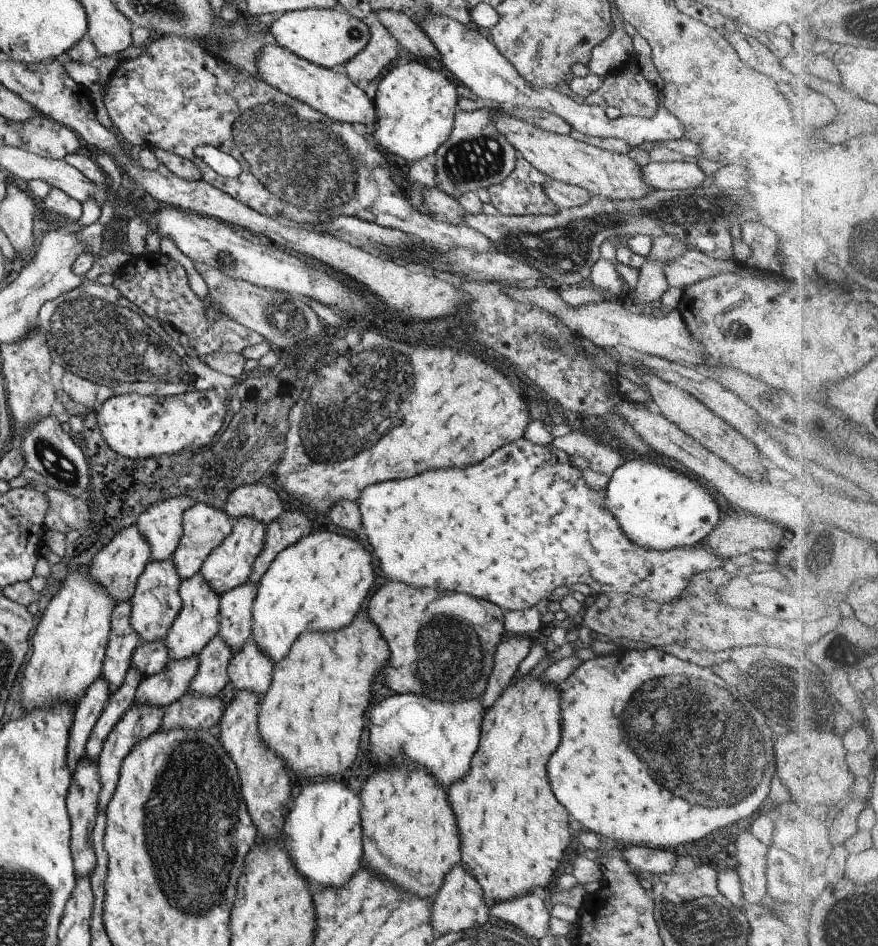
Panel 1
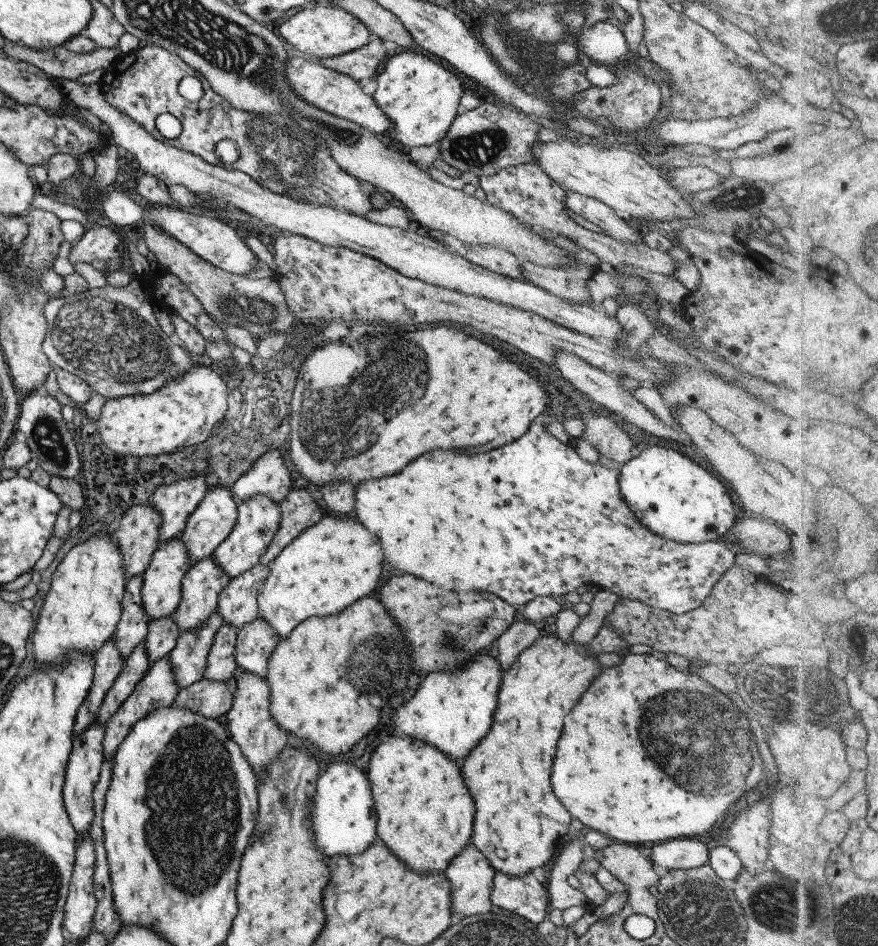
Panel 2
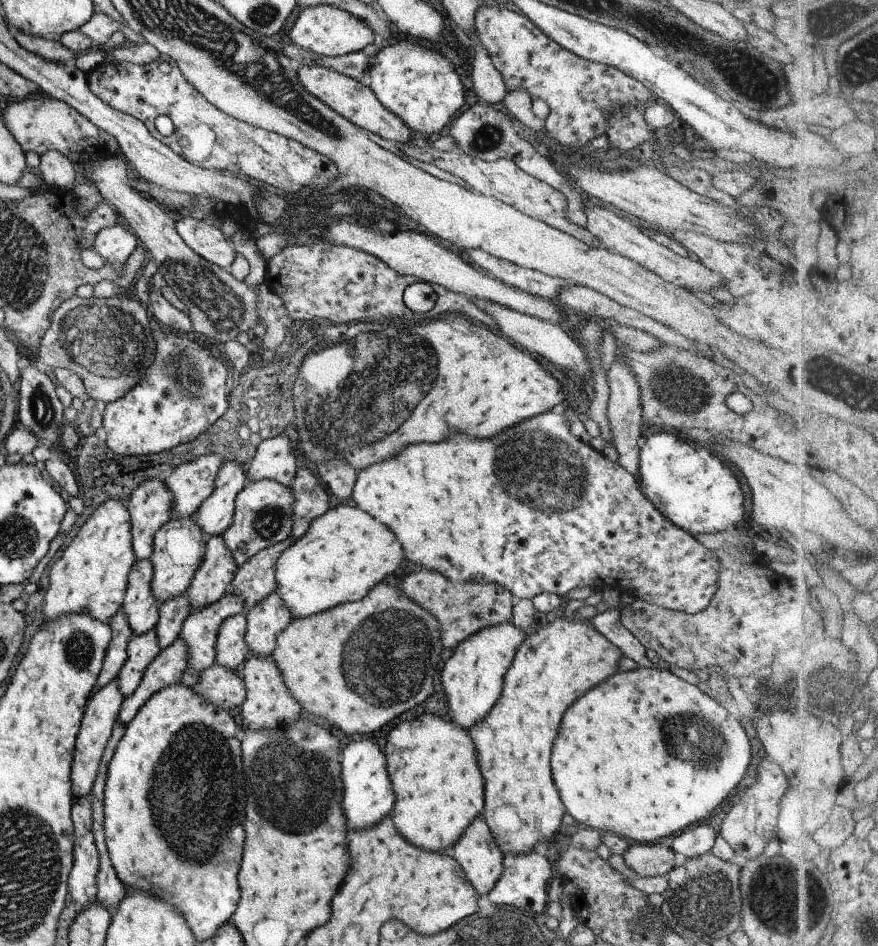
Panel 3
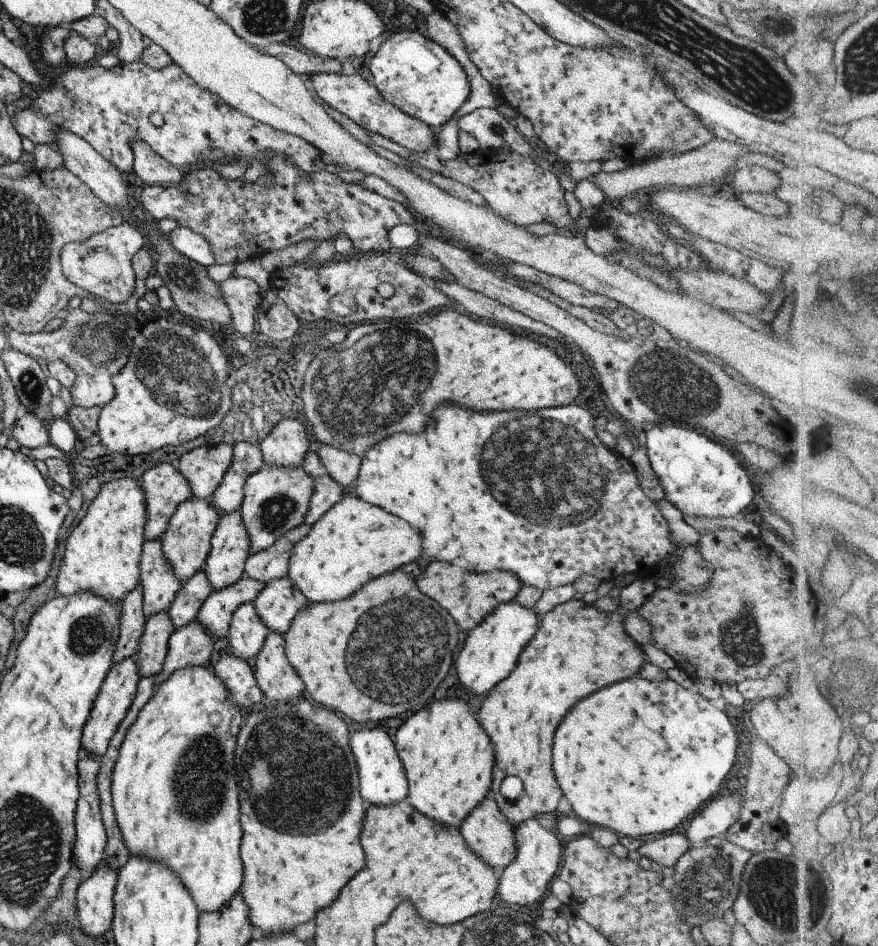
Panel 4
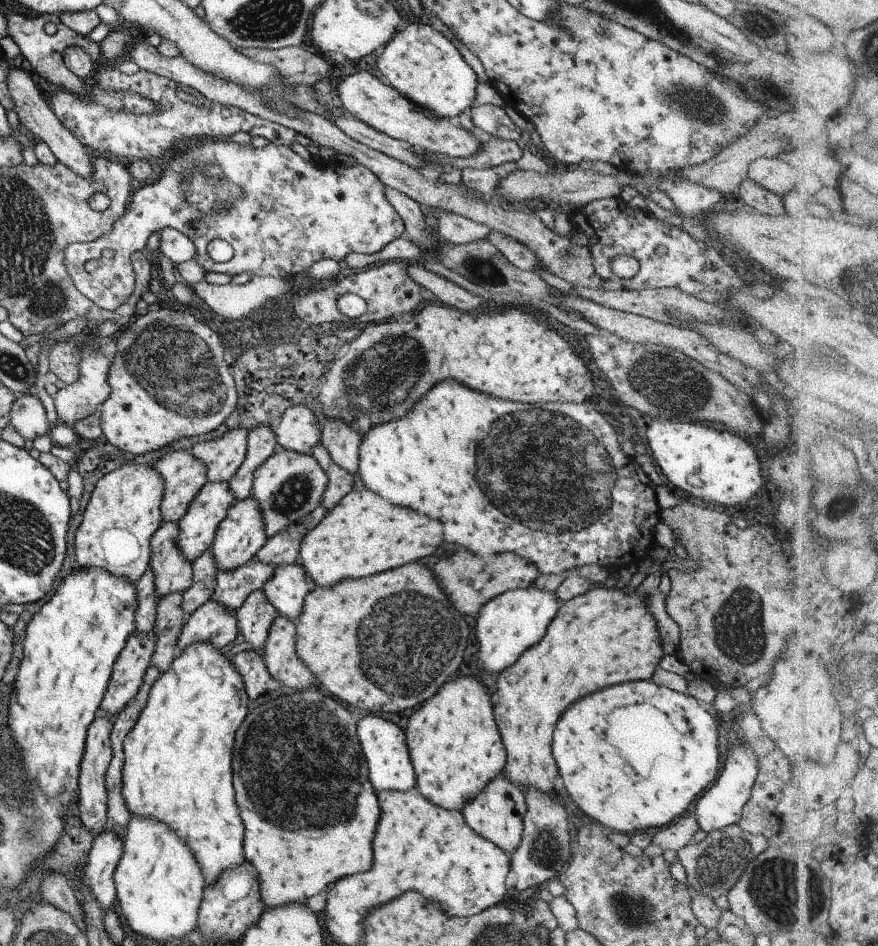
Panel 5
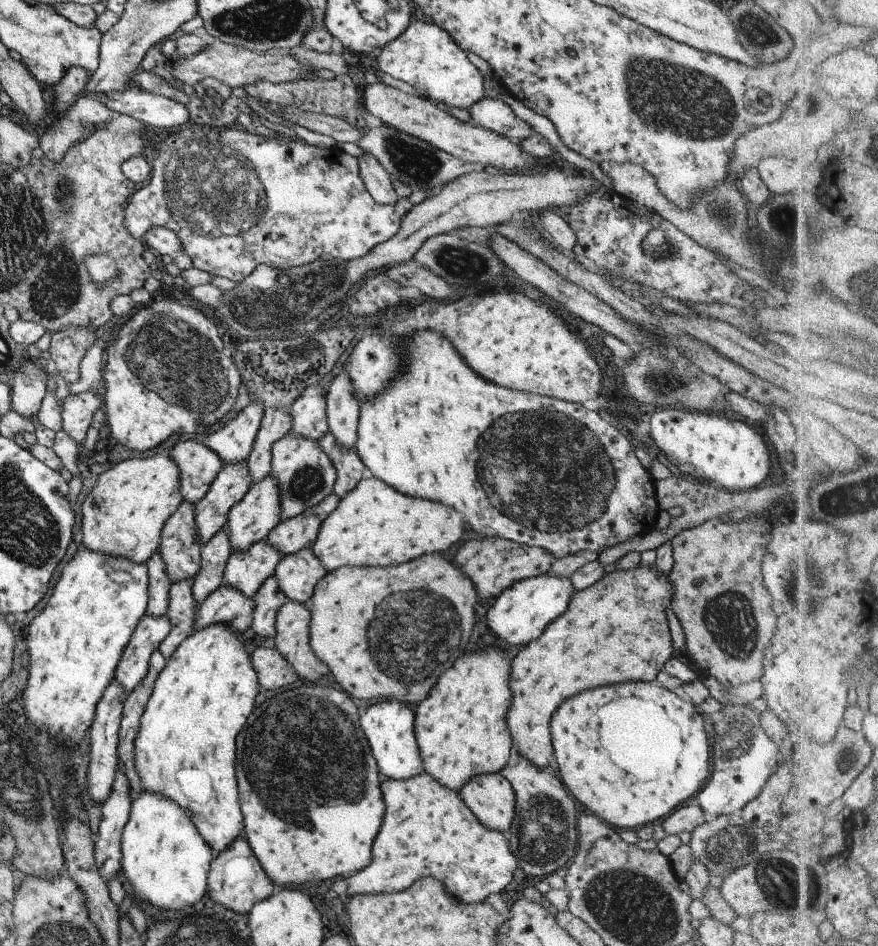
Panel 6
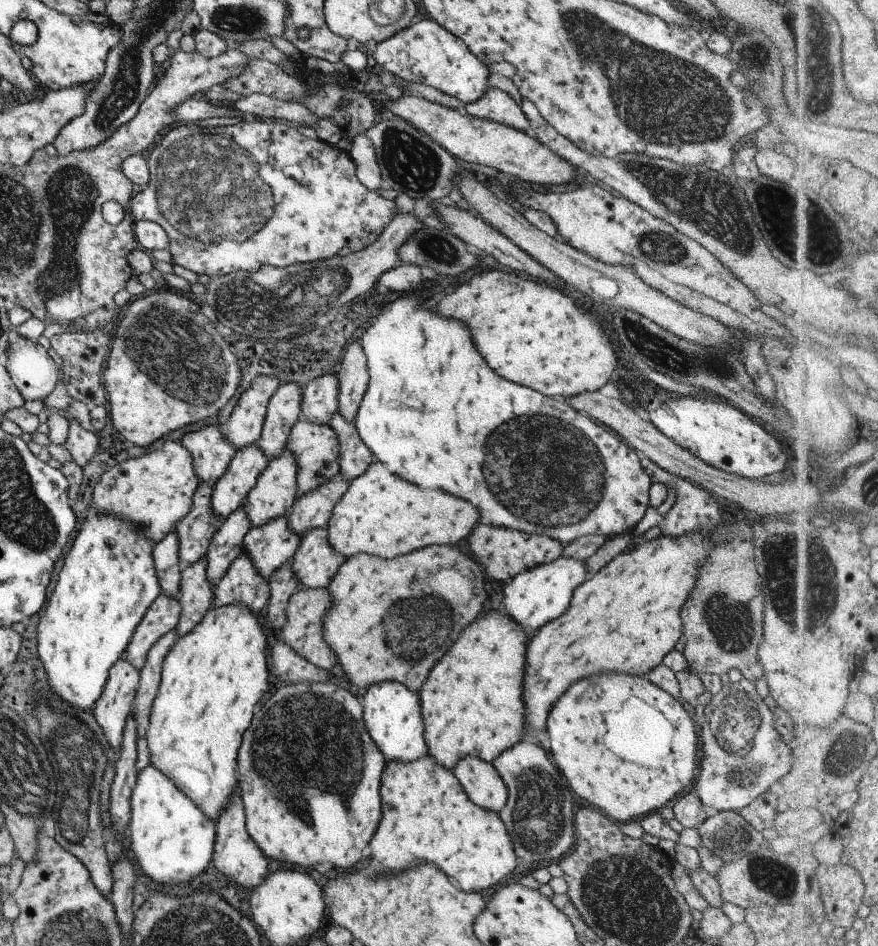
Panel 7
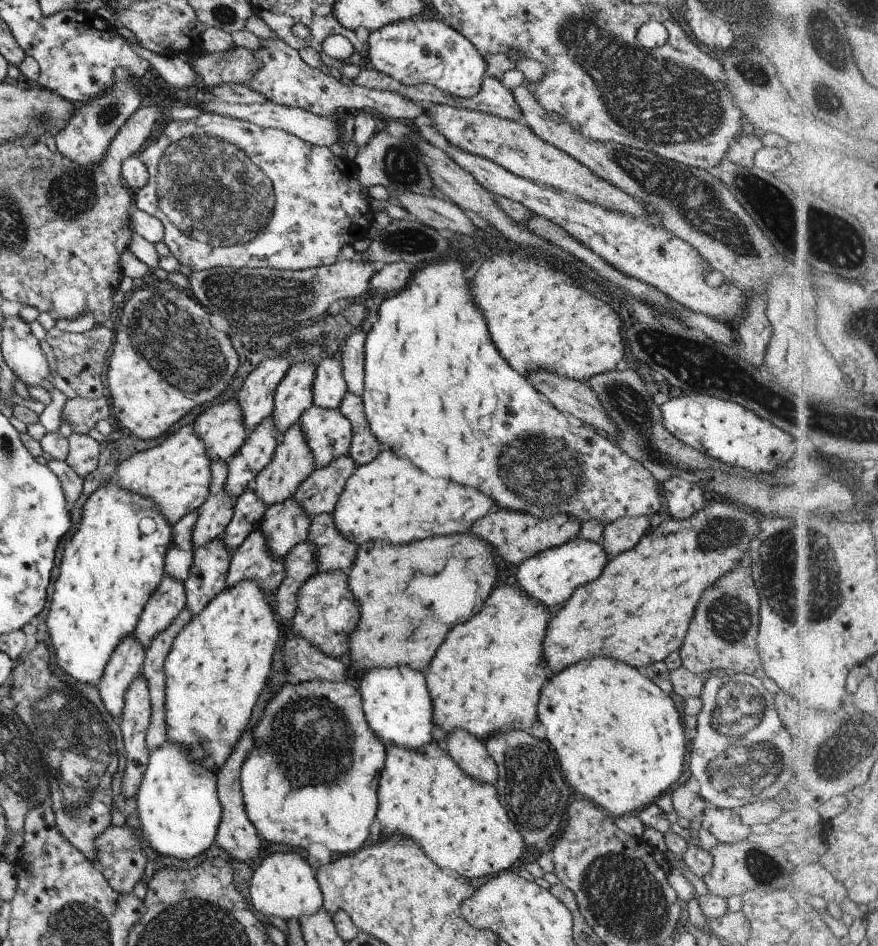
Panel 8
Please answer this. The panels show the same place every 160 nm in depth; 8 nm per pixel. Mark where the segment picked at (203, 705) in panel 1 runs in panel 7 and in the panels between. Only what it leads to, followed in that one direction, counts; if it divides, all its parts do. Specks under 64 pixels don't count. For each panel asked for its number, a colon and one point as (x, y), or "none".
2: (211, 699)
3: (220, 686)
4: (237, 674)
5: (257, 681)
6: (272, 671)
7: (284, 662)

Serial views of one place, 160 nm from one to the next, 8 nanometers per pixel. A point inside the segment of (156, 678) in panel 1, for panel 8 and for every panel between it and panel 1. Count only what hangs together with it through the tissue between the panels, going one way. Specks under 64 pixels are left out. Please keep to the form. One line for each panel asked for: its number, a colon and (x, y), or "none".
2: (187, 658)
3: (198, 631)
4: (215, 612)
5: (232, 587)
6: (245, 570)
7: (268, 546)
8: (284, 524)

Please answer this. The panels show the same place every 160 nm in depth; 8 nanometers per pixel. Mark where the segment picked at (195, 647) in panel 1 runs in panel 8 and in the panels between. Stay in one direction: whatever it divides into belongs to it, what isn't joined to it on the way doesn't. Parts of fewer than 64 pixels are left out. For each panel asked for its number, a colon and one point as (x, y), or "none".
2: (199, 588)
3: (211, 580)
4: (229, 547)
5: (239, 535)
6: (249, 520)
7: (273, 492)
8: (292, 461)

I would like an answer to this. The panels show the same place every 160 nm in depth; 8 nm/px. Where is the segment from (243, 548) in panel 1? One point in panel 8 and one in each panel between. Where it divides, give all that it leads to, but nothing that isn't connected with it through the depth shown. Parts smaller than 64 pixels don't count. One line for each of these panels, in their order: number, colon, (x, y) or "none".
2: (257, 519)
3: (262, 516)
4: (275, 499)
5: (288, 485)
6: (305, 475)
7: (315, 447)
8: (328, 433)

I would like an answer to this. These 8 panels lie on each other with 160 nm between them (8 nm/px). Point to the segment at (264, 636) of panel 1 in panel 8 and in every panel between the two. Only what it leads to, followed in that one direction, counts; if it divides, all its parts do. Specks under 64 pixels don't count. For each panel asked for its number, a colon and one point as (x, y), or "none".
2: (329, 565)
3: (345, 552)
4: (353, 542)
5: (362, 534)
6: (372, 524)
7: (380, 514)
8: (386, 499)

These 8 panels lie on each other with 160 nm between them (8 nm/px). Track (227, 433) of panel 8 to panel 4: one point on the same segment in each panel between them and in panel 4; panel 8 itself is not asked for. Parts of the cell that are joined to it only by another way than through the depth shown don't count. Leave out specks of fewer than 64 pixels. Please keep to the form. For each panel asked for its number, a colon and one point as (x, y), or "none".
4: (164, 488)
5: (183, 475)
6: (198, 466)
7: (210, 452)

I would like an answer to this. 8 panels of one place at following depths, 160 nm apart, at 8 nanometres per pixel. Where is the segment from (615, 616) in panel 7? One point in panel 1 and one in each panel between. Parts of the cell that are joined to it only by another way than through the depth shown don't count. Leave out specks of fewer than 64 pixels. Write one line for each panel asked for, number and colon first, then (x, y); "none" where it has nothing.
1: (512, 830)
2: (518, 825)
3: (554, 665)
4: (577, 649)
5: (605, 636)
6: (615, 630)

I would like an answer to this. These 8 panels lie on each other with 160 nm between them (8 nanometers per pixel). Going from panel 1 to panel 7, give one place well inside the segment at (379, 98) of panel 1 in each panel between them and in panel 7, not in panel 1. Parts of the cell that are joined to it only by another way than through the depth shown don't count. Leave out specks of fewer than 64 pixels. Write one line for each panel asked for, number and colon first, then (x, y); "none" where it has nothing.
2: (420, 98)
3: (419, 85)
4: (419, 77)
5: (418, 62)
6: (423, 55)
7: (425, 52)

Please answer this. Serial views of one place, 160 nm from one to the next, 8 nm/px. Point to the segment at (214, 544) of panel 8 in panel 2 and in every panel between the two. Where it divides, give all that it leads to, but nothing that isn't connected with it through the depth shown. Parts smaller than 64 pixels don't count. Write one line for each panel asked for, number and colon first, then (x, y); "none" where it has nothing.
2: (135, 665)
3: (141, 649)
4: (153, 644)
5: (169, 618)
6: (181, 609)
7: (195, 594)

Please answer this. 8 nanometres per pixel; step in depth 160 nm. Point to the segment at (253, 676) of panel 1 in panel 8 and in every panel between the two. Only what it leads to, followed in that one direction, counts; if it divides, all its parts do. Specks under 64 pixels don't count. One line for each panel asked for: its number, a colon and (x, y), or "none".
2: (254, 640)
3: (267, 618)
4: (276, 604)
5: (285, 590)
6: (297, 573)
7: (314, 562)
8: (333, 552)

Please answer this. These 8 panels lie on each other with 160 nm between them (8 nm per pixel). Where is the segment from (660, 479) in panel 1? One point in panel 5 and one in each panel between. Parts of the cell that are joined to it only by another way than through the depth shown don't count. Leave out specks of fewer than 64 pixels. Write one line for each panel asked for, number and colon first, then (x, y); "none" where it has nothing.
2: (674, 497)
3: (689, 486)
4: (699, 477)
5: (713, 467)

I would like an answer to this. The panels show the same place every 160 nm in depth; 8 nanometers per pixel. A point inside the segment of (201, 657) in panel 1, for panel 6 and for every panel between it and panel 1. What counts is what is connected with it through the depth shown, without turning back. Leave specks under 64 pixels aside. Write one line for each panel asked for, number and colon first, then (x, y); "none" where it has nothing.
2: (220, 664)
3: (231, 650)
4: (246, 633)
5: (254, 616)
6: (268, 598)

